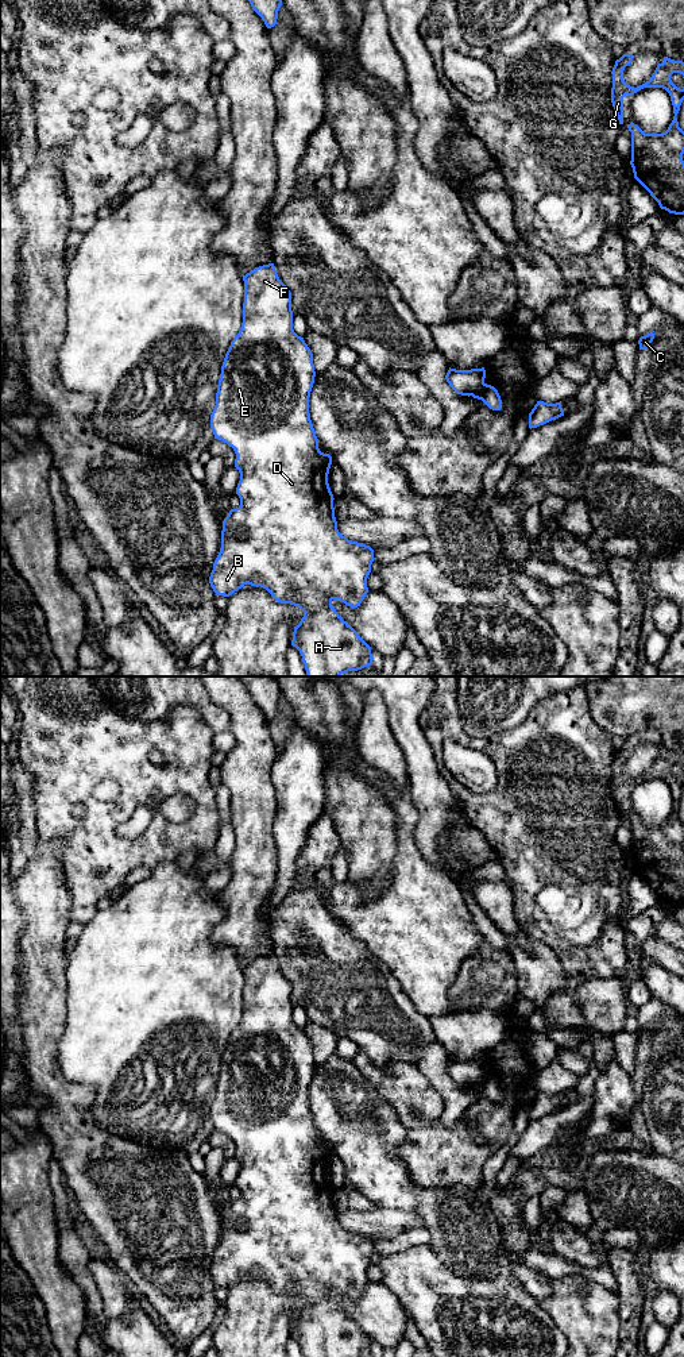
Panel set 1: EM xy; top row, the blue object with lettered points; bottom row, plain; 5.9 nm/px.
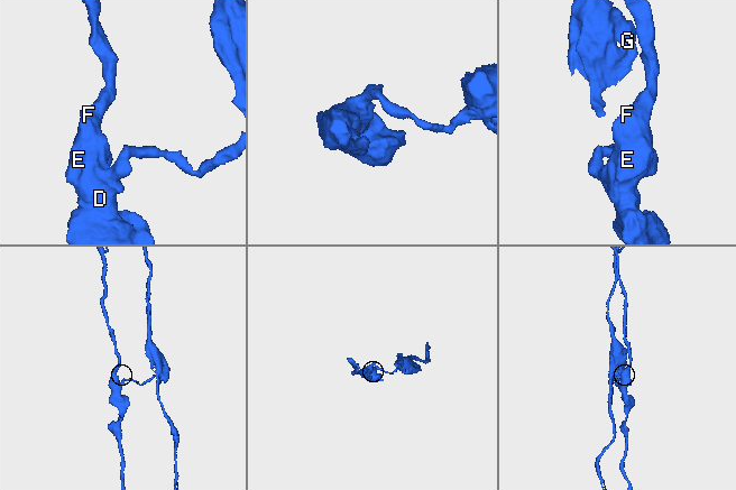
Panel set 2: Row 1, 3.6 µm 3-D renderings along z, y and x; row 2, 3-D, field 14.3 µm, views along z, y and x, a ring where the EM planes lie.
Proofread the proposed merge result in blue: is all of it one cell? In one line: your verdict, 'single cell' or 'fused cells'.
fused cells

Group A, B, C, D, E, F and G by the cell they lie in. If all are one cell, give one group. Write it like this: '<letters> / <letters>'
A B D E F / C G

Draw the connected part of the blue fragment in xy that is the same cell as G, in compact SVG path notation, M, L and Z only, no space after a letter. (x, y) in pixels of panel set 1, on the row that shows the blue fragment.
M623 54L612 68L611 103L623 124L623 97L633 96L644 88L665 89L673 105L673 120L662 134L645 134L633 122L627 124L631 132L631 161L634 178L650 193L661 209L675 215L684 215L684 131L679 127L676 115L684 100L684 88L677 88L671 76L684 76L684 62L664 57L653 76L634 88L625 82L623 70L633 61L633 54Z

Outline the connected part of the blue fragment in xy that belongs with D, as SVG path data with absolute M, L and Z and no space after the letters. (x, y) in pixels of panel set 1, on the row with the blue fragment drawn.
M274 263L255 267L243 275L243 281L243 323L225 354L216 405L210 415L215 439L227 443L236 454L235 467L240 473L236 494L240 506L231 509L223 521L221 548L209 583L216 594L224 597L247 583L260 586L275 601L298 606L304 617L294 627L291 645L302 656L306 676L340 676L372 664L371 647L343 620L332 601L340 600L351 608L360 606L368 593L367 578L374 550L348 540L337 529L335 498L328 483L332 456L320 451L309 413L309 397L316 377L313 354L304 338L293 329L291 293L279 280Z

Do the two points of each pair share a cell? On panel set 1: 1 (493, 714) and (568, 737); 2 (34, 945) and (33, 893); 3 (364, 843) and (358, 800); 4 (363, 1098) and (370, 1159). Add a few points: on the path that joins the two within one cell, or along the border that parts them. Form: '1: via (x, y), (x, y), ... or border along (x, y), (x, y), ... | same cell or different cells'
1: border along (543, 700), (532, 708), (521, 723), (491, 735) | different cells
2: via (34, 932), (34, 906) | same cell
3: via (364, 832), (364, 821), (358, 810) | same cell
4: via (362, 1113), (362, 1129), (367, 1144) | same cell

